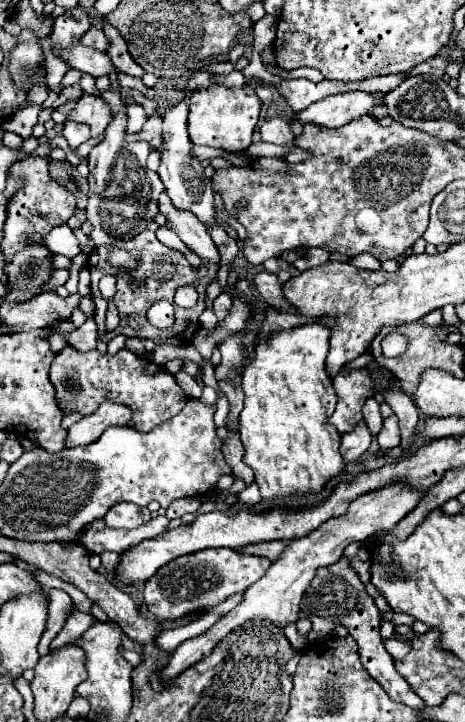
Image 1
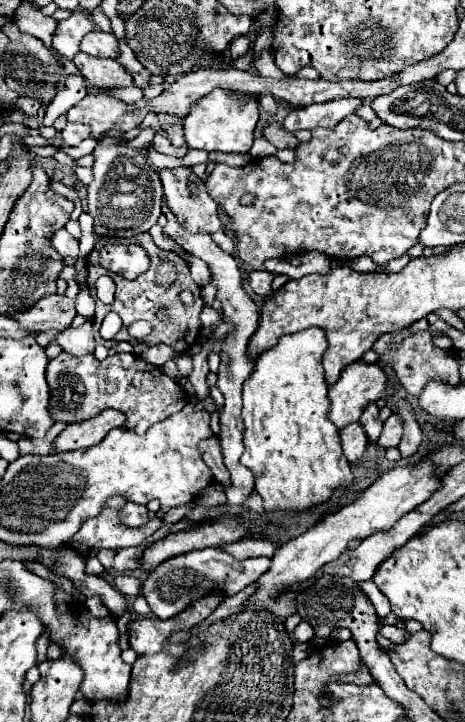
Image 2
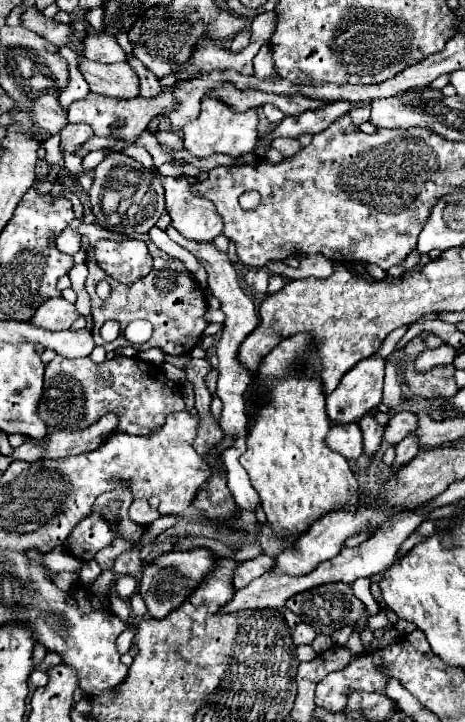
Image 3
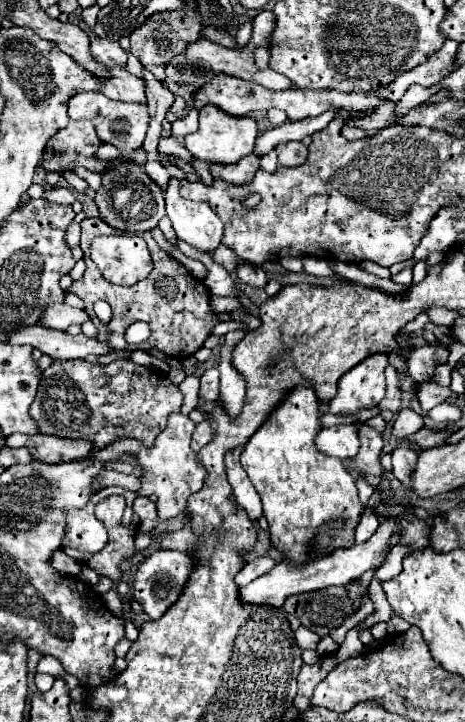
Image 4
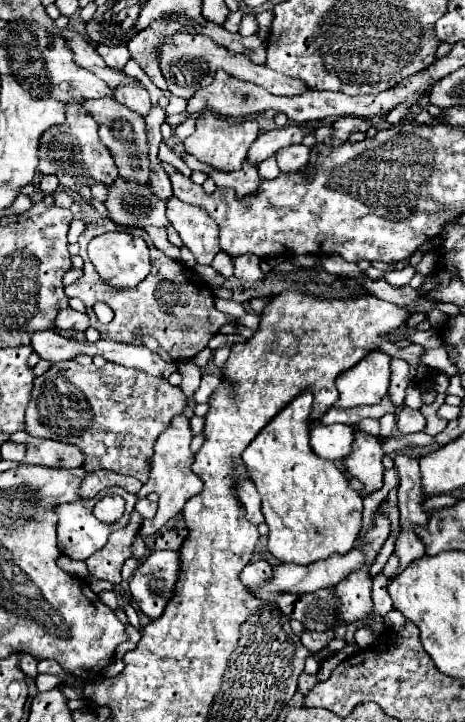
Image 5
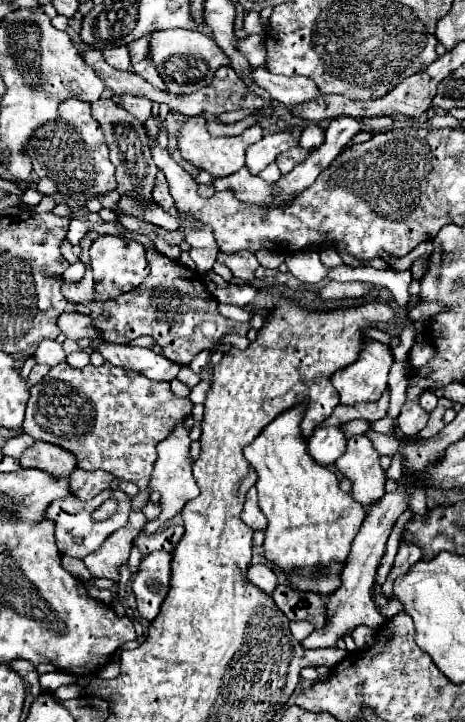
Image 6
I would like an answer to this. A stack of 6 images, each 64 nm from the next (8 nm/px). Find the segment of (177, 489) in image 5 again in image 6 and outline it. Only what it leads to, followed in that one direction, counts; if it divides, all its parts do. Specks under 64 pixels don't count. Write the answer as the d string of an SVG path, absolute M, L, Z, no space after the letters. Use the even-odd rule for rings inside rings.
M178 422L170 436L162 442L158 442L158 458L156 458L156 464L154 464L154 470L152 470L152 480L148 484L148 488L138 493L132 498L132 510L141 511L145 502L148 501L150 492L160 492L160 516L156 520L148 521L144 527L144 532L148 535L157 532L160 526L164 526L168 520L172 520L176 514L180 514L180 510L184 508L184 504L192 498L196 498L200 494L200 488L192 476L192 458L190 458L190 434L188 434L188 428L184 426L184 422Z

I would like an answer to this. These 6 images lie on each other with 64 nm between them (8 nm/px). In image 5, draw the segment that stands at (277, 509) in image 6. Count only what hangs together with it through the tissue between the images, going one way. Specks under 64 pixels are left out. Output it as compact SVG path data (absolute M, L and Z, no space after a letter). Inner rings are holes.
M300 392L242 452L246 472L262 496L262 514L270 528L268 548L280 562L310 564L334 552L346 554L362 524L362 498L350 488L348 476L310 448L310 414L312 394Z

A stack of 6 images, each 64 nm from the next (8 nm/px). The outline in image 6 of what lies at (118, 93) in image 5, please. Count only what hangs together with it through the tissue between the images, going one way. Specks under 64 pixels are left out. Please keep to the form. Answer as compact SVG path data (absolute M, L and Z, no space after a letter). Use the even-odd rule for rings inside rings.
M124 94L122 96L122 108L126 108L130 114L134 114L140 122L146 122L152 110L152 102L144 96L132 96L132 94Z

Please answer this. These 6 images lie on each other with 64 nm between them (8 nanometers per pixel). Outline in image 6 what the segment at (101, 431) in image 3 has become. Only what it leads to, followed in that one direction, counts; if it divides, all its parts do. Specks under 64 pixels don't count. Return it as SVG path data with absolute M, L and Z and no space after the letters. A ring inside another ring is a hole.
M34 442L28 450L24 450L20 458L22 468L40 468L46 470L58 478L68 476L76 466L76 456L66 452L60 446L54 446L50 442Z

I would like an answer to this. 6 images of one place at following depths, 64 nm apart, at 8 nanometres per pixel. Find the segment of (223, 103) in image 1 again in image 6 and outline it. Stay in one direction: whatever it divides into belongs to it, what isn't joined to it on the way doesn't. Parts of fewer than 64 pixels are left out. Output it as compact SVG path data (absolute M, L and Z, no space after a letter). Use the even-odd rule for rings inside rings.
M194 116L194 118L188 118L182 126L180 126L180 132L178 132L178 148L180 148L180 154L198 170L206 170L210 172L214 178L218 176L228 176L228 174L234 174L238 172L242 166L244 166L244 152L250 144L254 144L262 138L263 131L258 124L246 128L240 136L224 136L224 138L214 138L210 132L208 132L208 124L206 124L206 118L202 116Z

